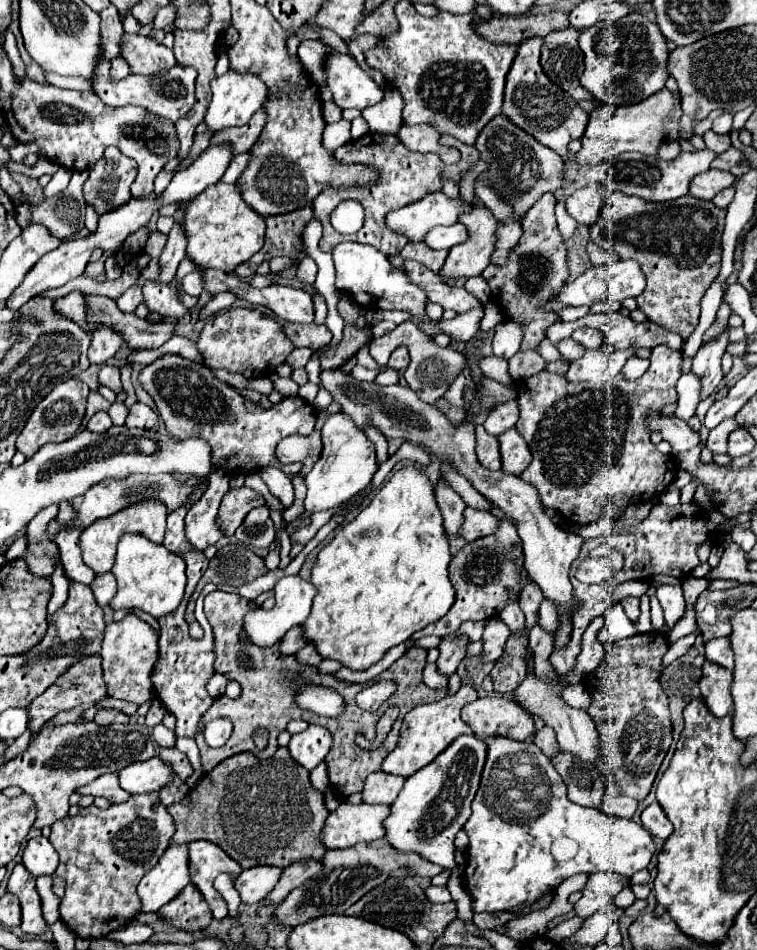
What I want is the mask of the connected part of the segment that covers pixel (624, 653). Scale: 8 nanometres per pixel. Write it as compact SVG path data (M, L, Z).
M641 633L613 643L611 667L605 665L599 679L591 685L593 689L589 689L593 703L587 713L599 731L603 771L615 771L615 779L619 779L623 793L637 801L645 799L651 791L653 779L671 745L667 695L659 685L661 657L667 649L669 643L661 633Z

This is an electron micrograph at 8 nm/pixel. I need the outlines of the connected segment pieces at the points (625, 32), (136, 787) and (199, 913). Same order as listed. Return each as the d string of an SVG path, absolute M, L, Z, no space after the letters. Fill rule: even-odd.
M629 13L615 23L597 23L581 33L579 45L585 53L585 71L579 81L593 97L607 105L633 105L665 87L669 49L657 23L651 23L641 13Z
M159 757L131 763L119 771L119 783L131 795L159 791L165 785L169 785L173 779L175 779L173 765Z
M189 883L171 903L163 905L159 913L185 931L203 929L213 917L207 901L193 883Z

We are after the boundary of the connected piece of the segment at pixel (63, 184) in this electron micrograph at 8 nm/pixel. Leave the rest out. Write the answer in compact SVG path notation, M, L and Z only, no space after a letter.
M60 168L51 178L50 182L43 188L43 193L46 198L53 197L67 187L71 178L72 172L64 168Z

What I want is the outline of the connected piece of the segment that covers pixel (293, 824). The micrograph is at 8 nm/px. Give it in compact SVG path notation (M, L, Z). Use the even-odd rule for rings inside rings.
M279 747L273 759L237 753L221 761L201 777L199 785L193 787L185 799L167 807L167 811L177 827L171 843L191 843L197 839L213 841L243 869L255 865L289 865L265 903L283 901L289 891L323 871L323 863L313 859L323 859L327 851L321 843L321 831L329 811L325 813L323 793L311 787L309 771L291 759L287 747Z

